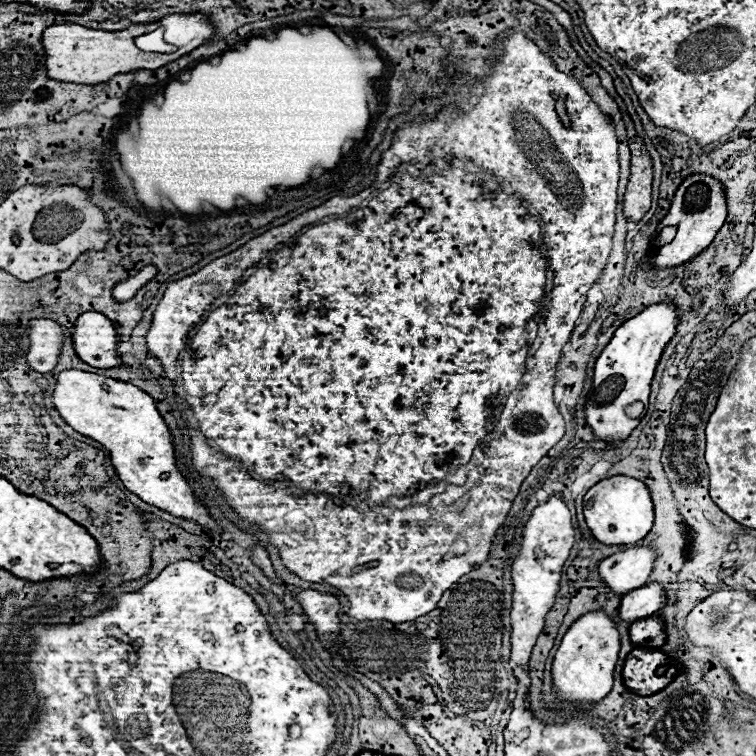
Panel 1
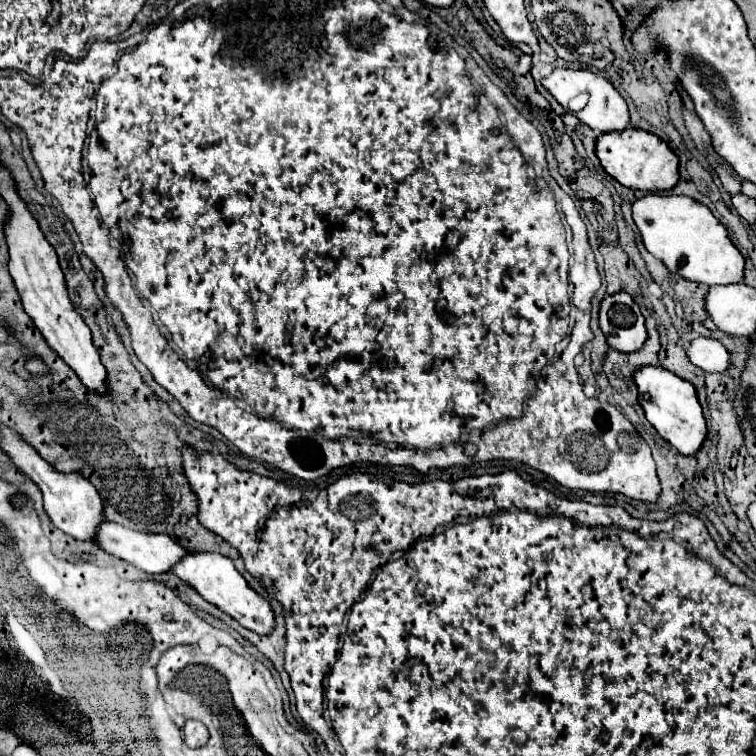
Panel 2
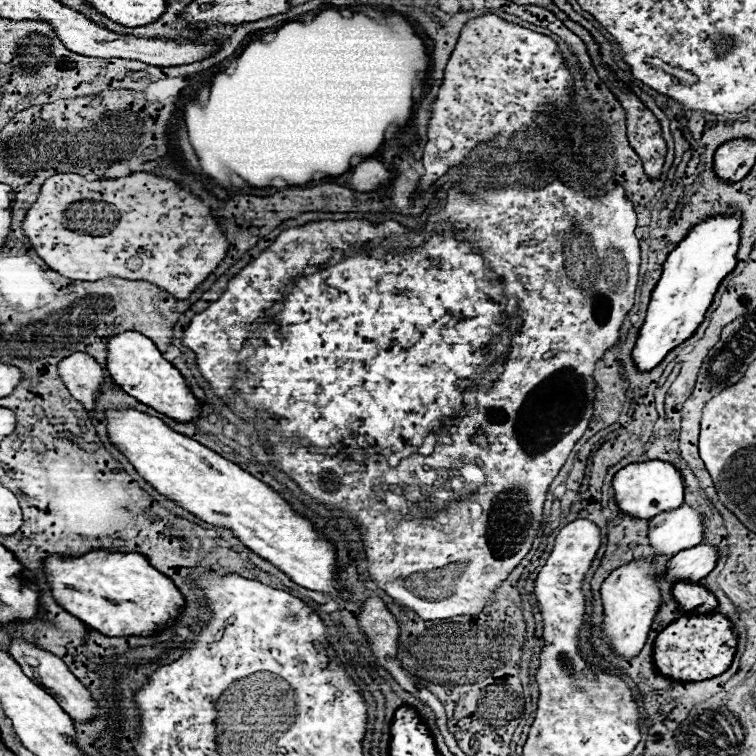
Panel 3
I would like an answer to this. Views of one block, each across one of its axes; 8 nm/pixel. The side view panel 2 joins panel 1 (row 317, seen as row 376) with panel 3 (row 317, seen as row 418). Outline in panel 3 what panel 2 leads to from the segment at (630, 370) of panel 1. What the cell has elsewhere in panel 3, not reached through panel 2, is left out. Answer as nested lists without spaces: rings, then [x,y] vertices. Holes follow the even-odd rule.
[[[722,212],[720,216],[714,214],[692,226],[692,230],[668,254],[664,272],[652,290],[646,322],[632,350],[632,358],[638,370],[652,370],[672,348],[688,340],[704,322],[704,314],[708,312],[720,282],[736,268],[740,226],[740,212]]]

